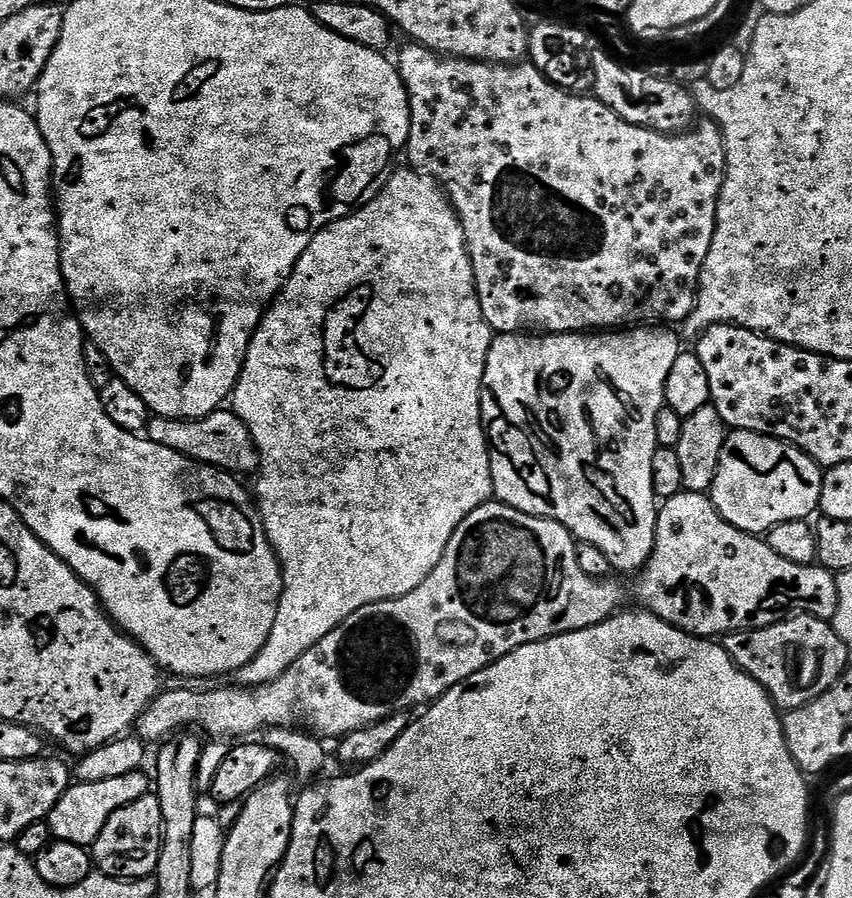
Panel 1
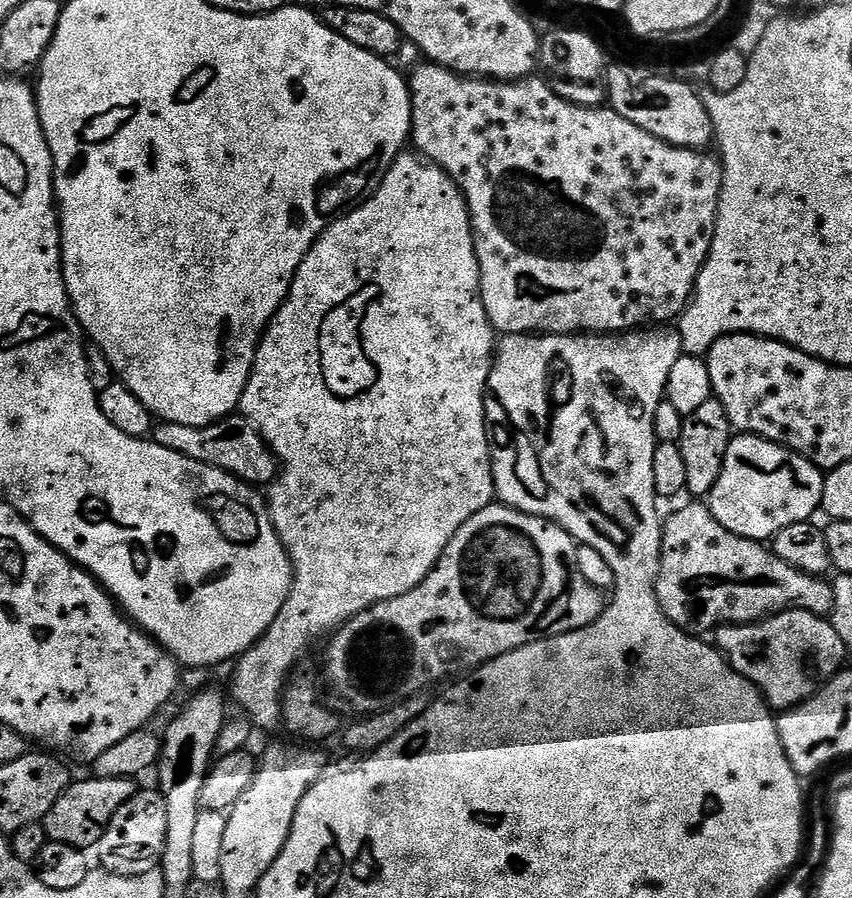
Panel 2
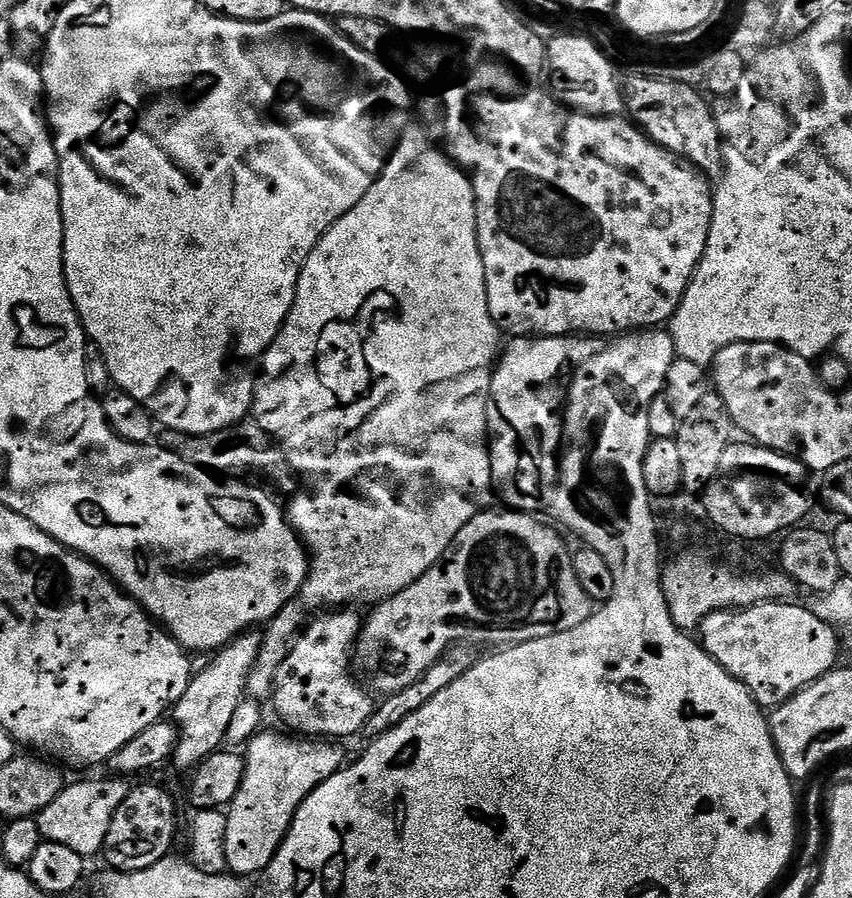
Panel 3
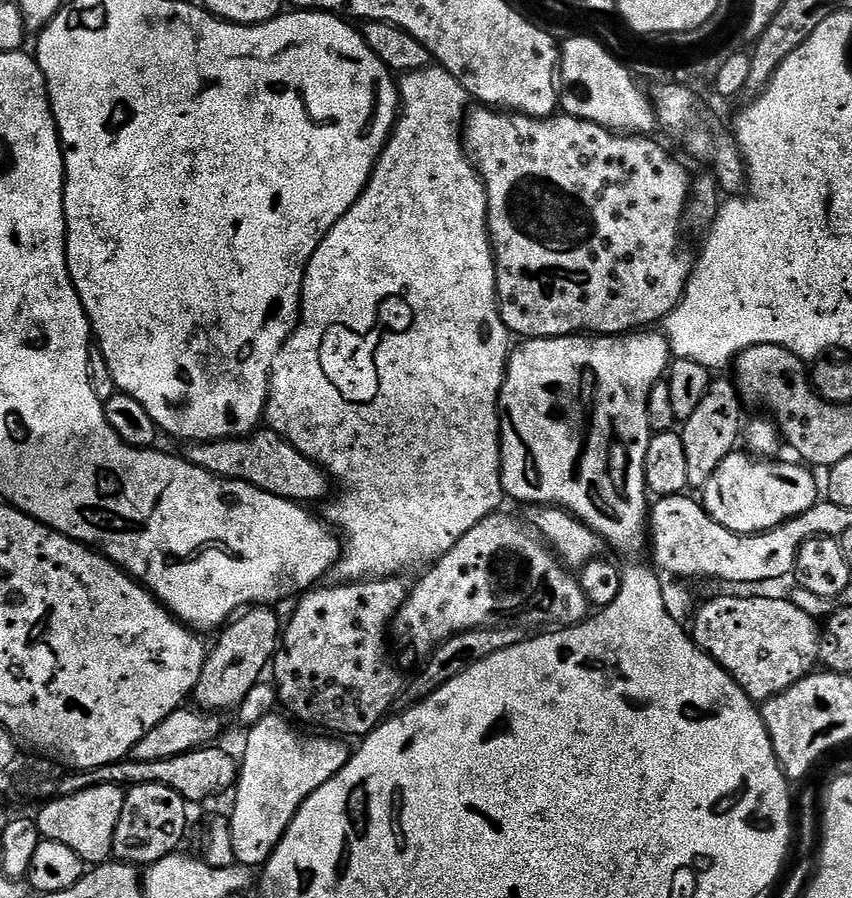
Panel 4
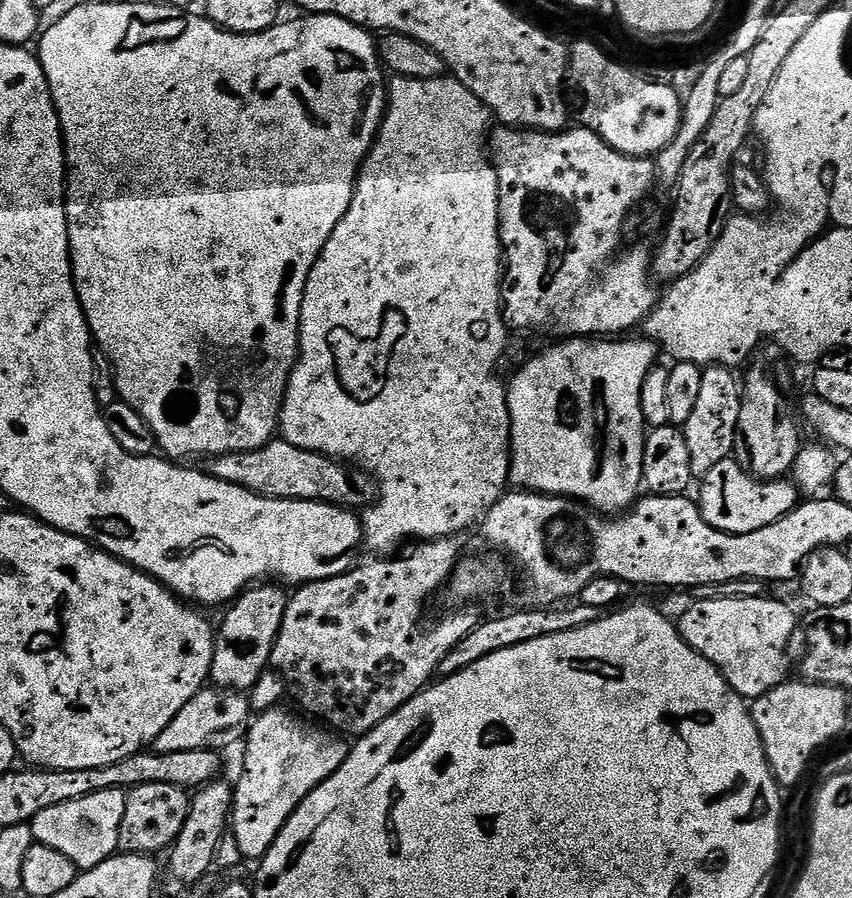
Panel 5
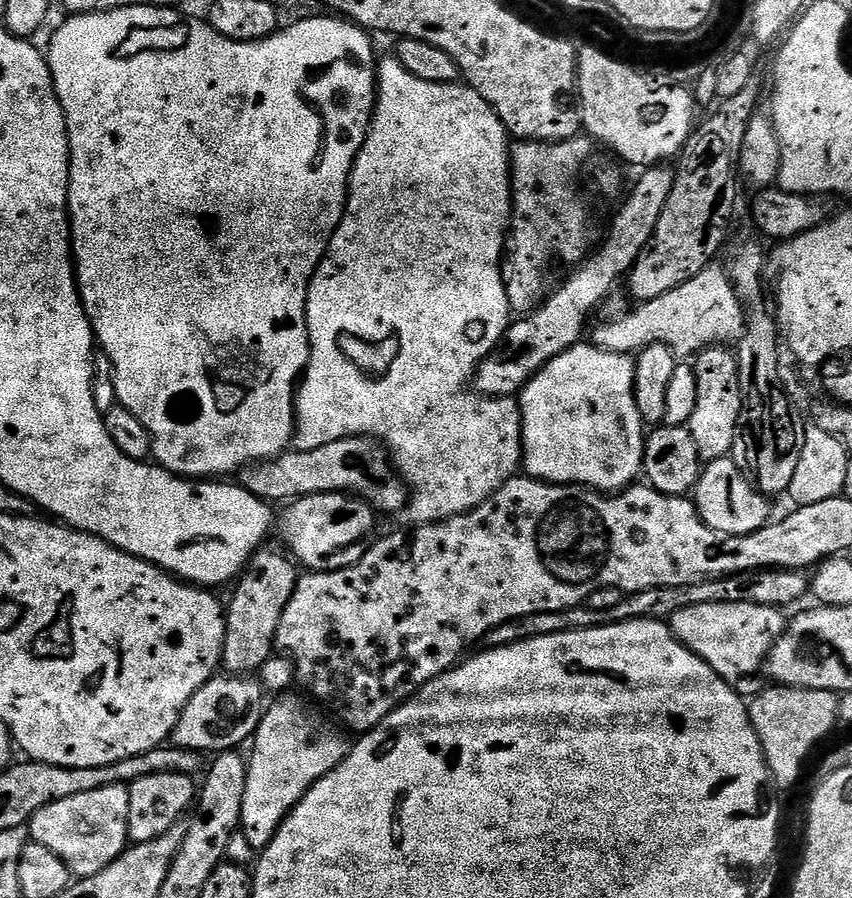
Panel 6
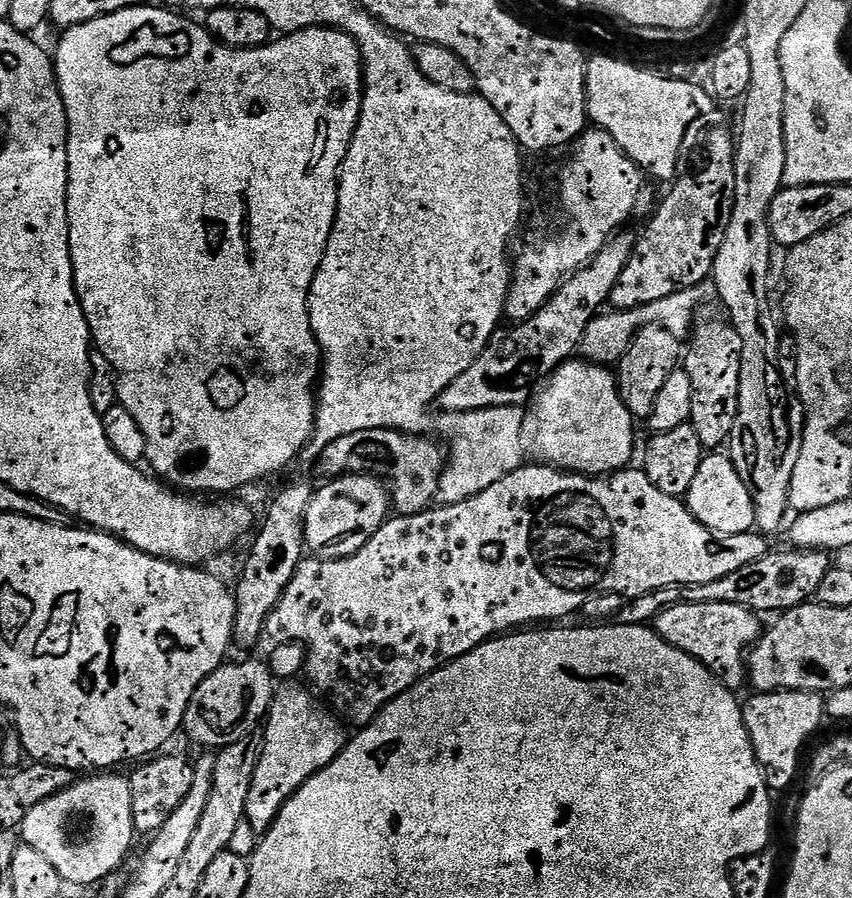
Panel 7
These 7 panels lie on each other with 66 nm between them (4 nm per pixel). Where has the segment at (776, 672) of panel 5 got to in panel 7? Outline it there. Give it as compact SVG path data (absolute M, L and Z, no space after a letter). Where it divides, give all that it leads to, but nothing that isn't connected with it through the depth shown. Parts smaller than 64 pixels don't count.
M726 602L675 604L656 617L654 630L668 644L673 644L703 664L720 683L730 689L740 690L748 680L746 657L762 635L760 620L761 617L746 606L734 606Z

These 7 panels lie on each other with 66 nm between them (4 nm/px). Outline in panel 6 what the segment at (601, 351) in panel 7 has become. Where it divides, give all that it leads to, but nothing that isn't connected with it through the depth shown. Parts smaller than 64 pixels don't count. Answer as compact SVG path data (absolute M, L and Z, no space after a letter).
M713 262L690 282L662 294L662 298L646 300L635 305L633 312L608 320L590 332L591 343L607 352L639 353L641 348L652 344L664 344L680 358L692 358L713 346L733 343L732 328L743 329L746 309L736 294L736 287L719 263Z

